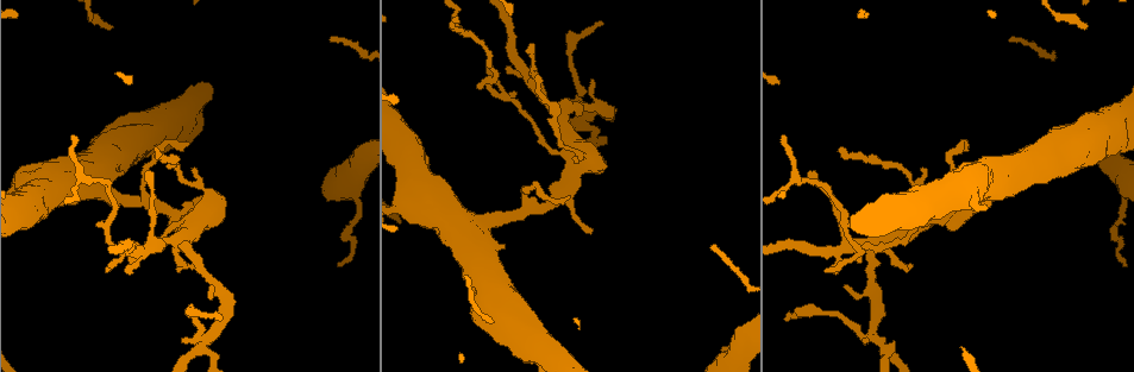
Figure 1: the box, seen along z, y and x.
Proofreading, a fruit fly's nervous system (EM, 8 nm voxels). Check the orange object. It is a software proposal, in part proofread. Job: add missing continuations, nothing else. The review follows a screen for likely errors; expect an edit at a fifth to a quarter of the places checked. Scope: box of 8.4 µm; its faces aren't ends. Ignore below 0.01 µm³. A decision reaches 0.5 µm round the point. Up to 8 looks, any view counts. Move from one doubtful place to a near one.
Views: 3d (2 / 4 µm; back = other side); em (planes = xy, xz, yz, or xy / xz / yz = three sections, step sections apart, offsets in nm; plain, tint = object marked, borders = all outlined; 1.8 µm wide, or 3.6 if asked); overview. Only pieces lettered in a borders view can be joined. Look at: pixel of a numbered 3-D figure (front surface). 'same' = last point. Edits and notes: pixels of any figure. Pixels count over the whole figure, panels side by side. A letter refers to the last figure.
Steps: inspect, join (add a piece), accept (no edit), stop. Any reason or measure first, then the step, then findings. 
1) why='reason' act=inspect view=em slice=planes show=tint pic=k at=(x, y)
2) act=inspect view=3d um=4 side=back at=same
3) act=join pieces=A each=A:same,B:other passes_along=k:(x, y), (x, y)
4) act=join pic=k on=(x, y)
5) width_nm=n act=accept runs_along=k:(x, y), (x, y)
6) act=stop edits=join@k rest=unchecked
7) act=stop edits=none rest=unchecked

why='four-way junction' act=inspect view=3d um=4 pic=1 at=(206, 336)

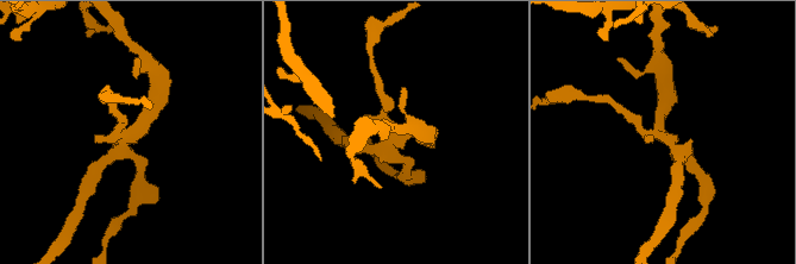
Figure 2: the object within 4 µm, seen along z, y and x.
why='need the tissue' act=inspect view=em slice=xy step=4 show=tint pic=2 at=(396, 134)

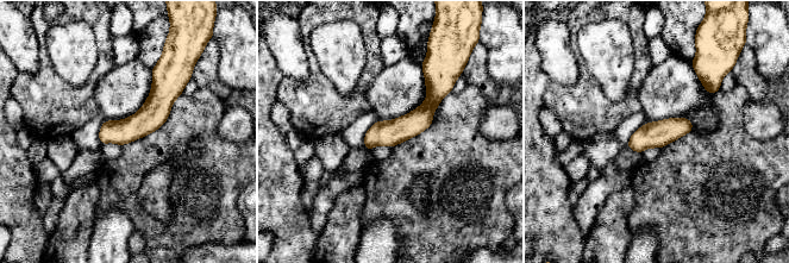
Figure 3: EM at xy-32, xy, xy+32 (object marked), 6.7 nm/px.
why='another direction' act=inspect view=em slice=planes show=borders at=same

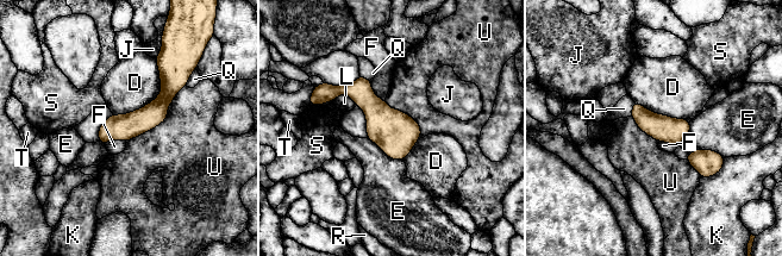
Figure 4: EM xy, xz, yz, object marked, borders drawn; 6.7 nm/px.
width_nm=180 longest_contact=D:480nm act=accept each=D:other,E:other,F:other,J:other,K:other,L:other,Q:other,R:other,S:other,T:other,U:other found='none of them fits'

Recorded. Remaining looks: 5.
why='tapers out' act=inspect view=3d um=2 side=back pic=1 at=(223, 317)

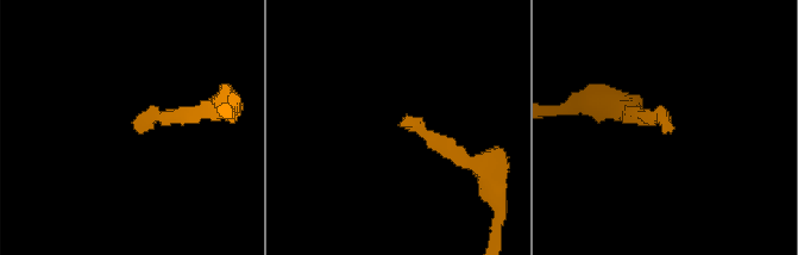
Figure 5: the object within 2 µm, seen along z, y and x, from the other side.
act=inspect view=em slice=planes show=tint pic=5 at=(401, 125)

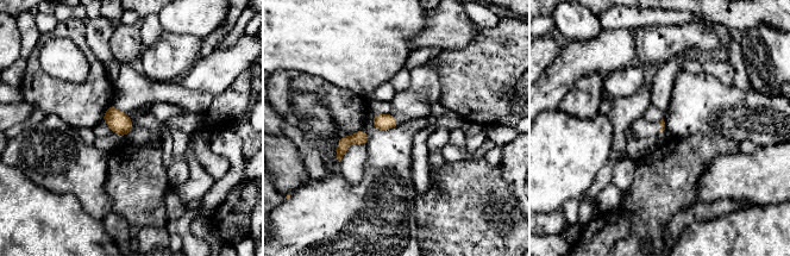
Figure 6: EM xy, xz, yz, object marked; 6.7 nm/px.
why='what lies round it' act=inspect view=em slice=planes show=borders at=same

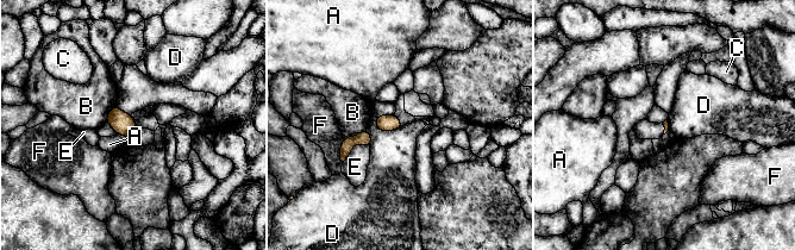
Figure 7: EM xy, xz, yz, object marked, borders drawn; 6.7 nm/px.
act=accept each=A:other,B:other,C:other,D:other,E:other,F:other border=7:(375, 119), (380, 130), (404, 125) found='none of them fits'

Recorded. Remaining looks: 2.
act=stop edits=none rest=unchecked

